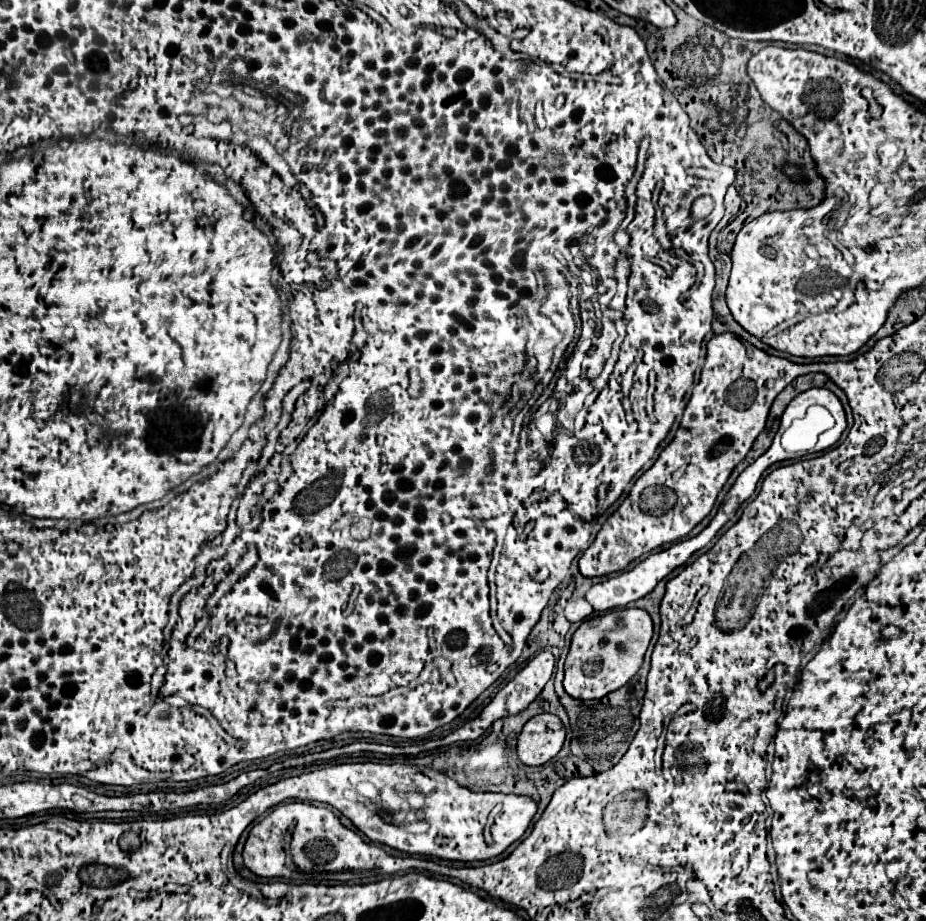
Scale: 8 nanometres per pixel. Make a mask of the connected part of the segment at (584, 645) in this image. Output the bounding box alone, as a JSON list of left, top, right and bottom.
[563,607,652,701]

